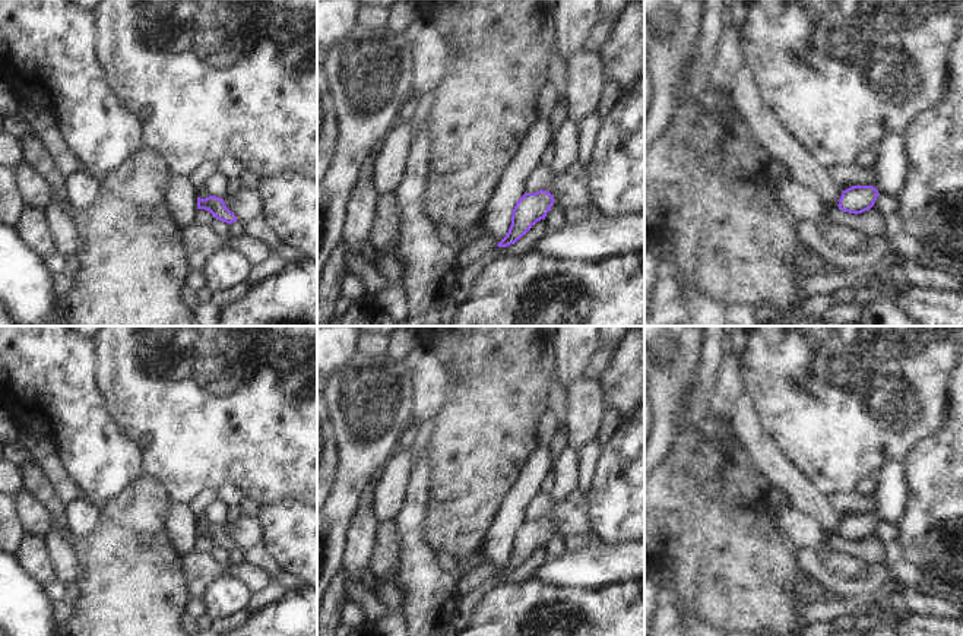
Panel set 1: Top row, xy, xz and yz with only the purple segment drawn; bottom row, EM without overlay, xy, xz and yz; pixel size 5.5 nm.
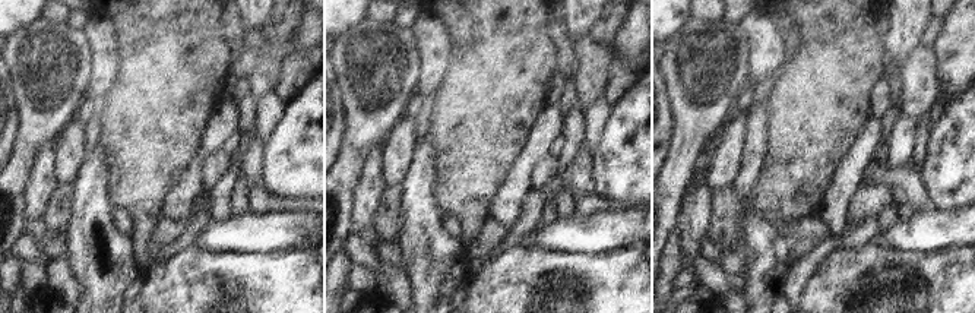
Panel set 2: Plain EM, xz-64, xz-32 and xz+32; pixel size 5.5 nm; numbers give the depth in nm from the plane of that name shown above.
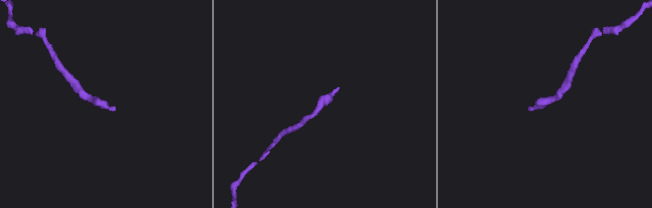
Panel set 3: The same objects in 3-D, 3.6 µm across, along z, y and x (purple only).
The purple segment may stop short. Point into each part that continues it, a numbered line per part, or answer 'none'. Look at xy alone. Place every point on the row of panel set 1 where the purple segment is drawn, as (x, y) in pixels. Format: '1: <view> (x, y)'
none

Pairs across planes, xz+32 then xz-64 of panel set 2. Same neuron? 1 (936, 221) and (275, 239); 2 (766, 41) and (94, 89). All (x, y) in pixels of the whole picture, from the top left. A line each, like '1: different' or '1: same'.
1: same
2: same

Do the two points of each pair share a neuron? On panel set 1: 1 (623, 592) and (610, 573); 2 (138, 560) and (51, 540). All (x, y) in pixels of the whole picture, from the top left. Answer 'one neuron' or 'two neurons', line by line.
1: two neurons
2: two neurons

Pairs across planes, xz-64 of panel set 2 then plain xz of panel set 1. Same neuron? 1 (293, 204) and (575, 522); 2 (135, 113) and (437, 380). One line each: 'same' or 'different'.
1: different
2: different

